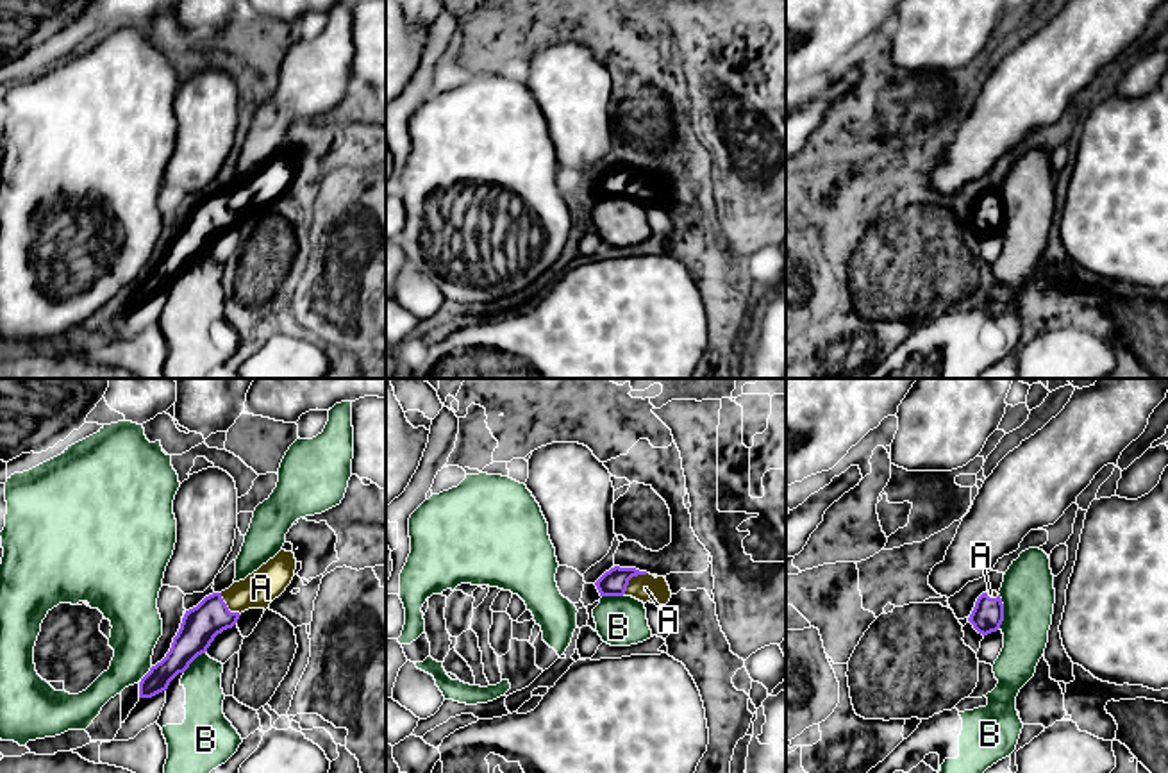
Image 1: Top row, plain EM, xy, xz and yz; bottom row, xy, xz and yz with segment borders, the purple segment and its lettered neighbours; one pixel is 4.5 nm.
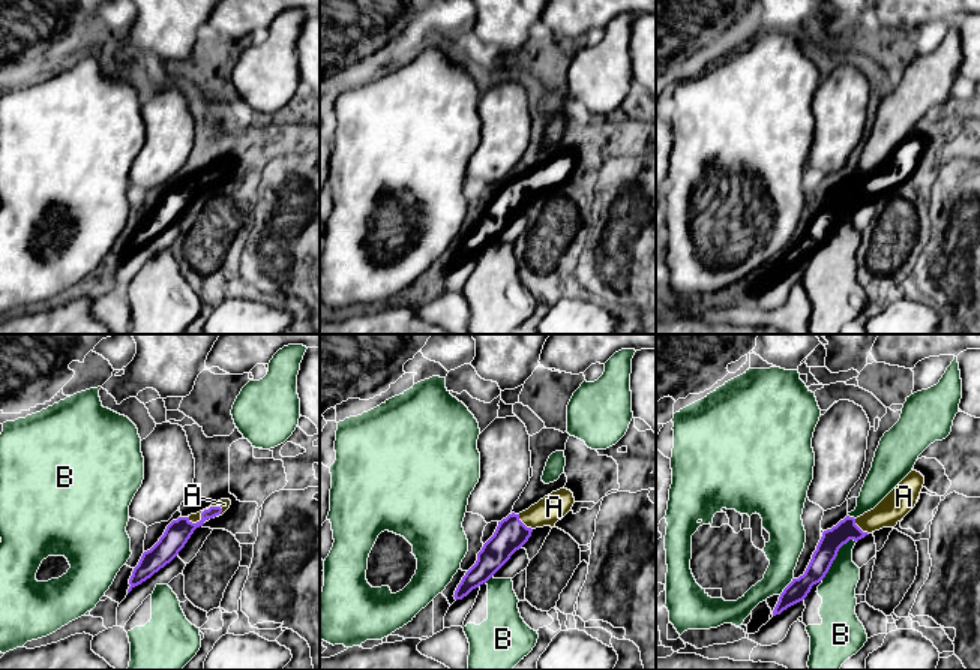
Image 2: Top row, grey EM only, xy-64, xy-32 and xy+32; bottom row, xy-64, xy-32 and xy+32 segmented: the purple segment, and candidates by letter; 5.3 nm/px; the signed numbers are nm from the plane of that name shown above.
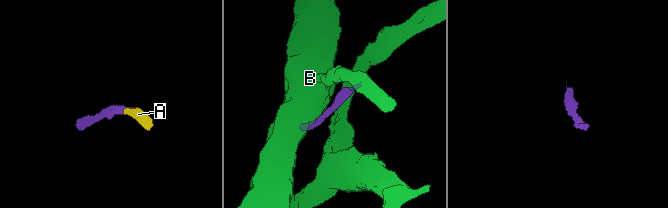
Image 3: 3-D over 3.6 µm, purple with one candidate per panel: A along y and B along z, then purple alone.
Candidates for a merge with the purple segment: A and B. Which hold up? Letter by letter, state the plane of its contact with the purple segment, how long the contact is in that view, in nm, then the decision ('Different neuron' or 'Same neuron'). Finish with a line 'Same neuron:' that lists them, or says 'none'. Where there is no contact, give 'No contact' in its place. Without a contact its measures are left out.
A: Touches purple in xz. Shared border 160 nm. Same neuron
B: Touches purple in yz. Shared border 160 nm. Different neuron
Same neuron: A

